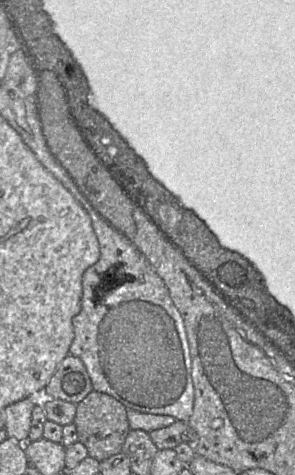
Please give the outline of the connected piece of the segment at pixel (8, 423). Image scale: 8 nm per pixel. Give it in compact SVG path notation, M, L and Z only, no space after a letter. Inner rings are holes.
M25 398L4 409L5 430L8 438L18 442L29 441L32 412L37 400L41 398Z

